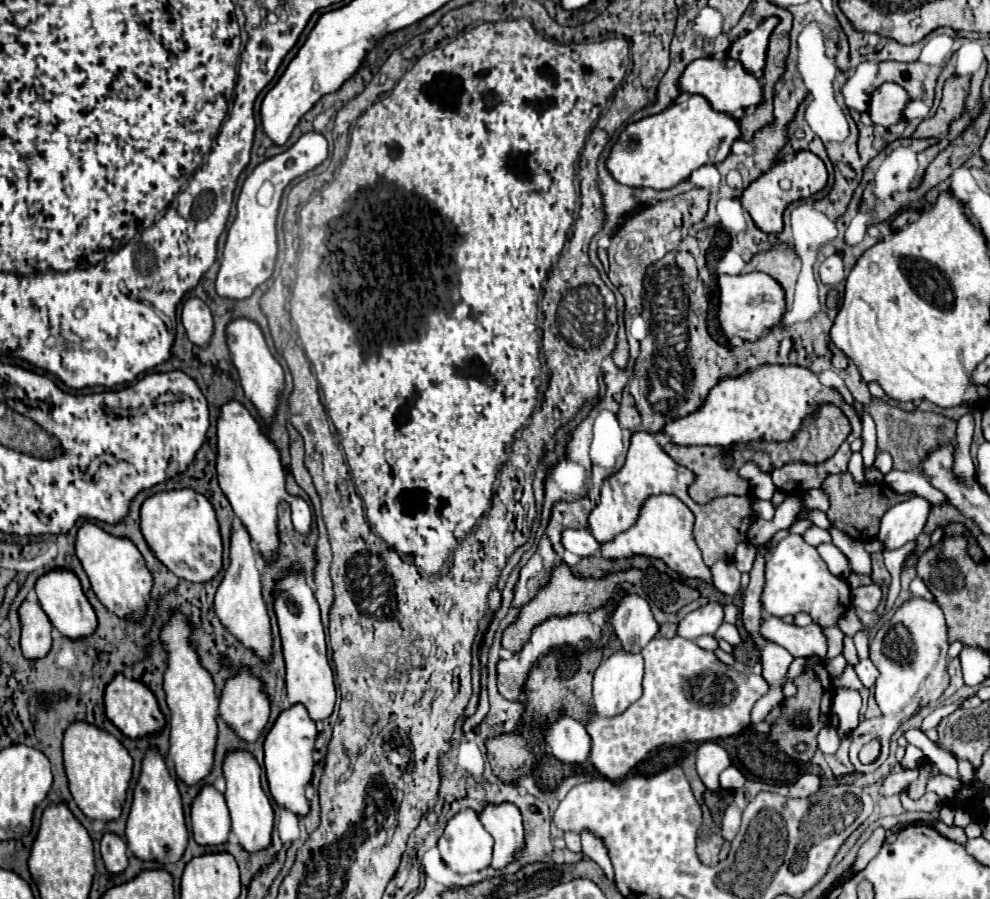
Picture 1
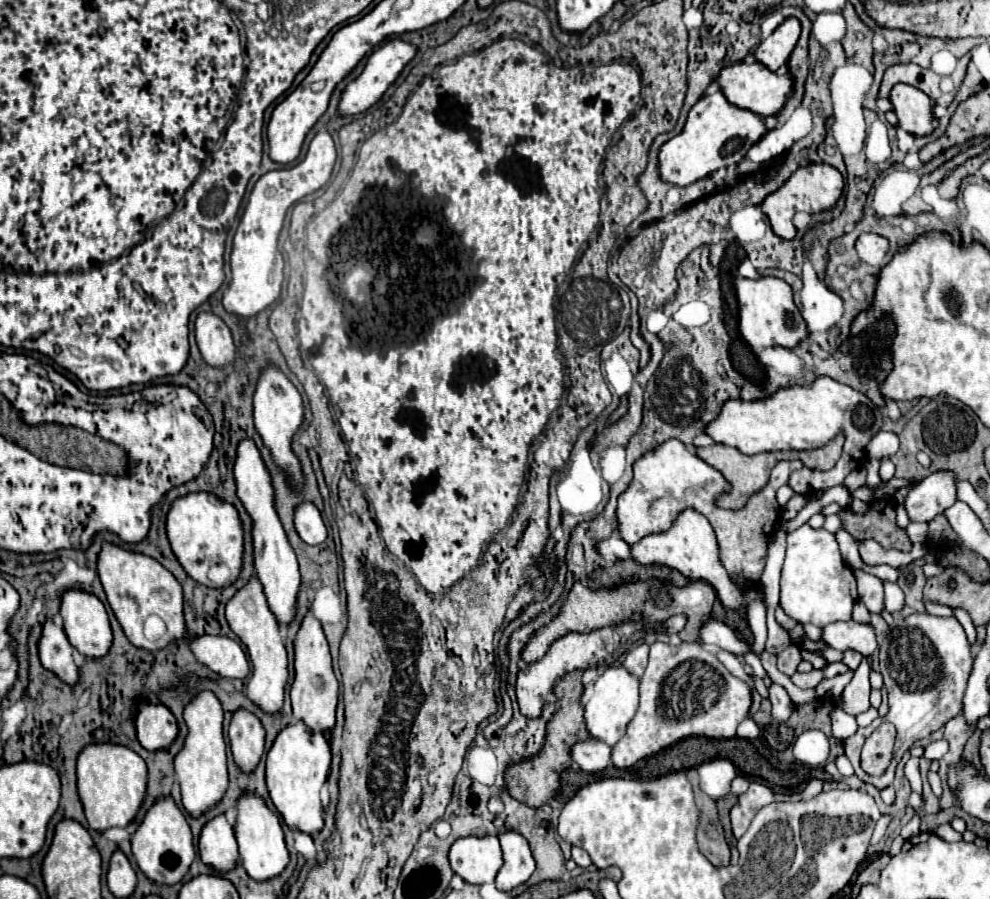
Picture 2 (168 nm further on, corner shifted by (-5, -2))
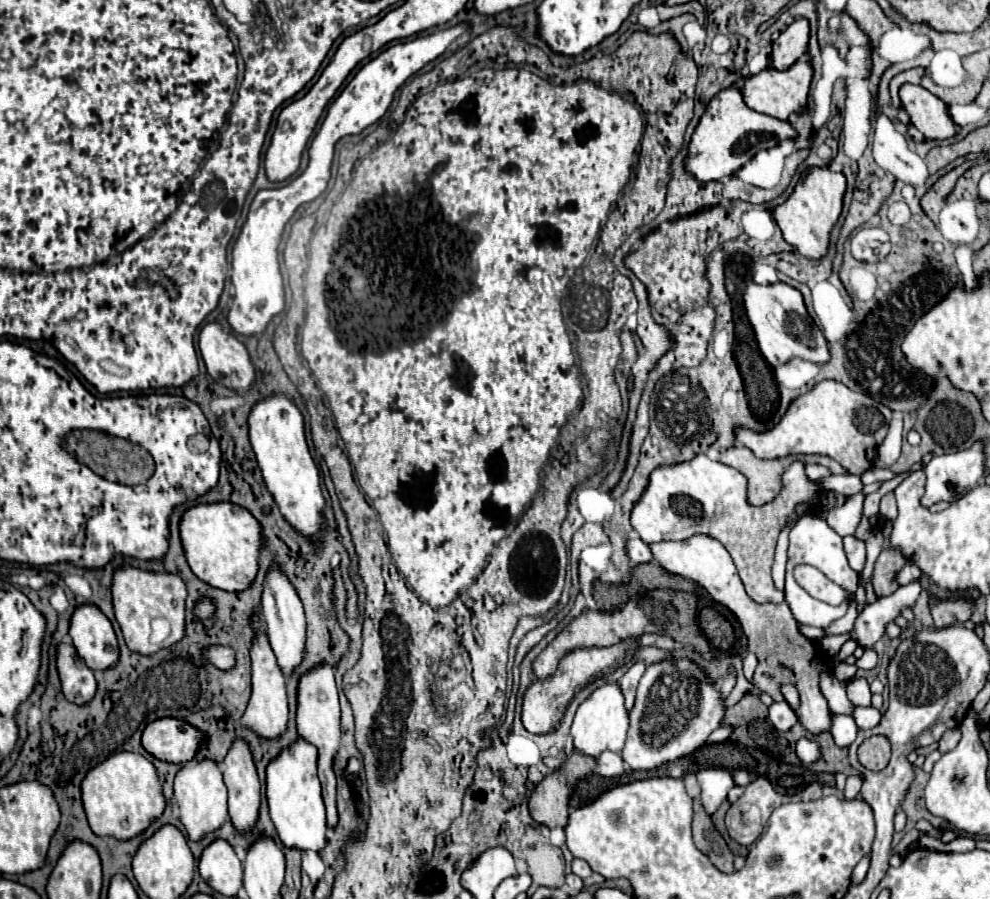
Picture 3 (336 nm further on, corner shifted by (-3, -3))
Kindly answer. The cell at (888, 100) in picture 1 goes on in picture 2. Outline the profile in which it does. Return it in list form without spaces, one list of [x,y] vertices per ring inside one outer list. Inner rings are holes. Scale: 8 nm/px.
[[[897,84],[893,86],[889,100],[899,120],[899,128],[913,136],[927,136],[933,132],[931,100],[919,88],[909,84]]]

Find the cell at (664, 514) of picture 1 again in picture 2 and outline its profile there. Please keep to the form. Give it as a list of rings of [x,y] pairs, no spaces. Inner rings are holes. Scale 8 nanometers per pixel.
[[[689,508],[681,510],[681,514],[677,514],[677,518],[673,520],[673,526],[669,530],[665,530],[661,534],[649,534],[649,536],[641,538],[641,542],[633,544],[631,556],[639,564],[669,566],[669,568],[679,570],[689,580],[709,582],[715,588],[715,592],[725,608],[737,608],[737,610],[745,612],[745,604],[751,596],[763,596],[761,592],[741,592],[729,580],[727,570],[719,562],[719,548],[717,548],[715,532],[713,532],[709,520],[703,514],[697,514],[695,510],[689,510]]]

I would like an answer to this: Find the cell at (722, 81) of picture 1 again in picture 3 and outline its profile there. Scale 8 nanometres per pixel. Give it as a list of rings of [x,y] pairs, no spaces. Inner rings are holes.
[[[805,53],[787,71],[777,71],[777,69],[769,67],[769,69],[761,71],[759,75],[749,77],[743,87],[743,97],[745,97],[745,103],[759,113],[765,113],[765,115],[771,115],[777,119],[789,119],[793,113],[801,113],[805,109],[811,79],[813,79],[813,67],[811,67],[809,55]]]

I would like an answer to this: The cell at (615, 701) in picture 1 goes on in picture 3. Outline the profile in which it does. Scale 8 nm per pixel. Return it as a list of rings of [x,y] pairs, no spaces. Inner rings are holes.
[[[607,683],[599,689],[595,689],[585,703],[579,705],[575,721],[571,725],[571,737],[573,737],[573,747],[581,755],[589,757],[599,757],[603,751],[615,751],[621,753],[625,739],[627,739],[627,729],[629,729],[629,717],[625,711],[625,699],[621,693],[621,687],[617,683]]]

